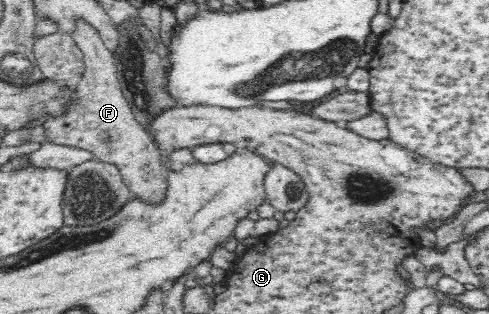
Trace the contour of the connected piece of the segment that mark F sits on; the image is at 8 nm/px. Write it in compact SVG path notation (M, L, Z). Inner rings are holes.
M76 18L74 25L71 36L83 51L85 74L76 88L76 96L68 112L41 122L50 136L49 142L94 152L98 160L117 166L133 198L147 204L159 204L165 200L167 192L161 151L157 149L151 134L134 118L119 82L115 57L103 44L99 32L83 18Z

